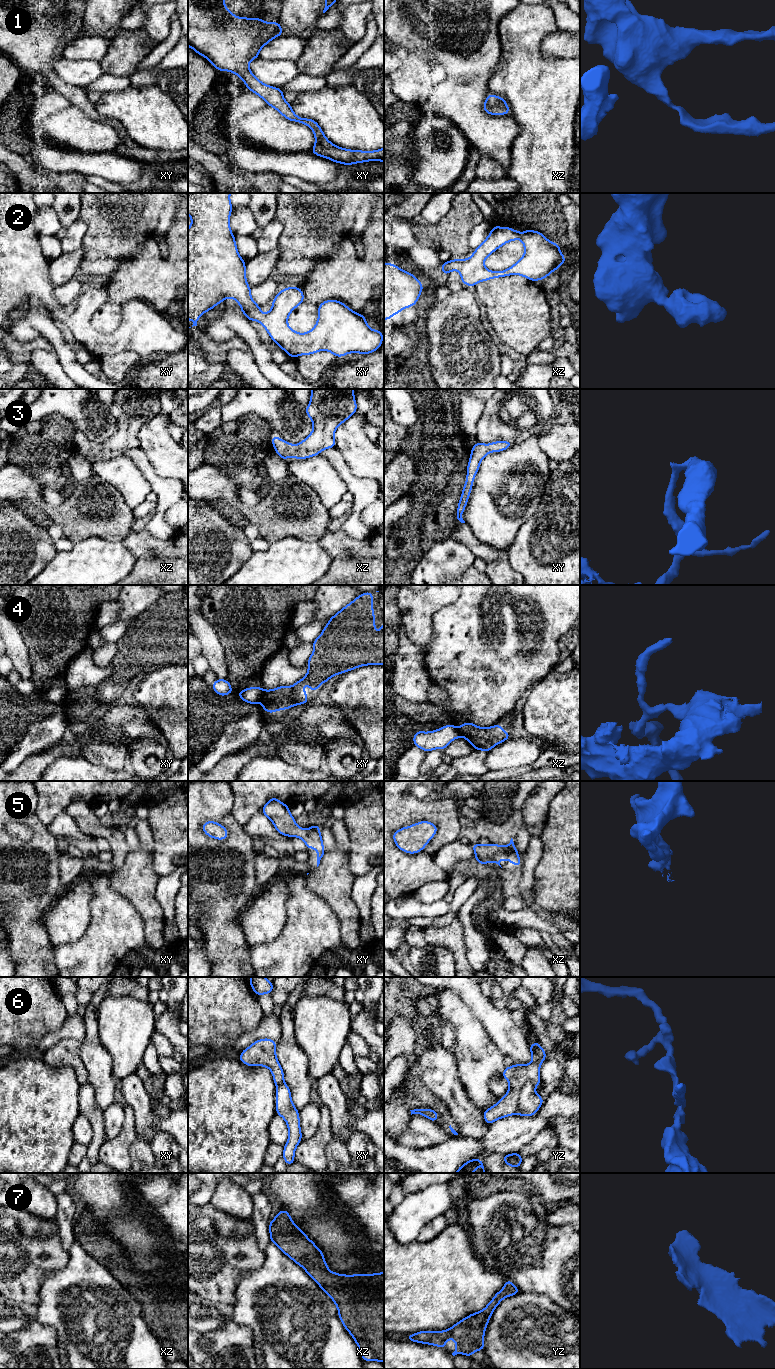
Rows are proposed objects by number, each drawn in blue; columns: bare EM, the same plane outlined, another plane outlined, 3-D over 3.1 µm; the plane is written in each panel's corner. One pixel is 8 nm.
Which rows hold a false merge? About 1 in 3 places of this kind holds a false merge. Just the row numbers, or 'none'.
4

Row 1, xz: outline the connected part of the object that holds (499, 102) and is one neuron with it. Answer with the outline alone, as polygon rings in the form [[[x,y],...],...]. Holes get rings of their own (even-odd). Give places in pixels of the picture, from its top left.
[[[492,94],[487,95],[483,109],[489,115],[507,115],[510,112],[506,101],[501,96]]]

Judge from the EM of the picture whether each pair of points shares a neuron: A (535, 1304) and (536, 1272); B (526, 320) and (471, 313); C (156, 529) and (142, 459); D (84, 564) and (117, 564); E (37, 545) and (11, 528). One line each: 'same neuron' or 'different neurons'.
A: different neurons
B: different neurons
C: same neuron
D: same neuron
E: same neuron

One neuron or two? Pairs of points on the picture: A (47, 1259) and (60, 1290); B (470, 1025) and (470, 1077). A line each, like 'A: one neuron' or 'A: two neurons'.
A: two neurons
B: one neuron

